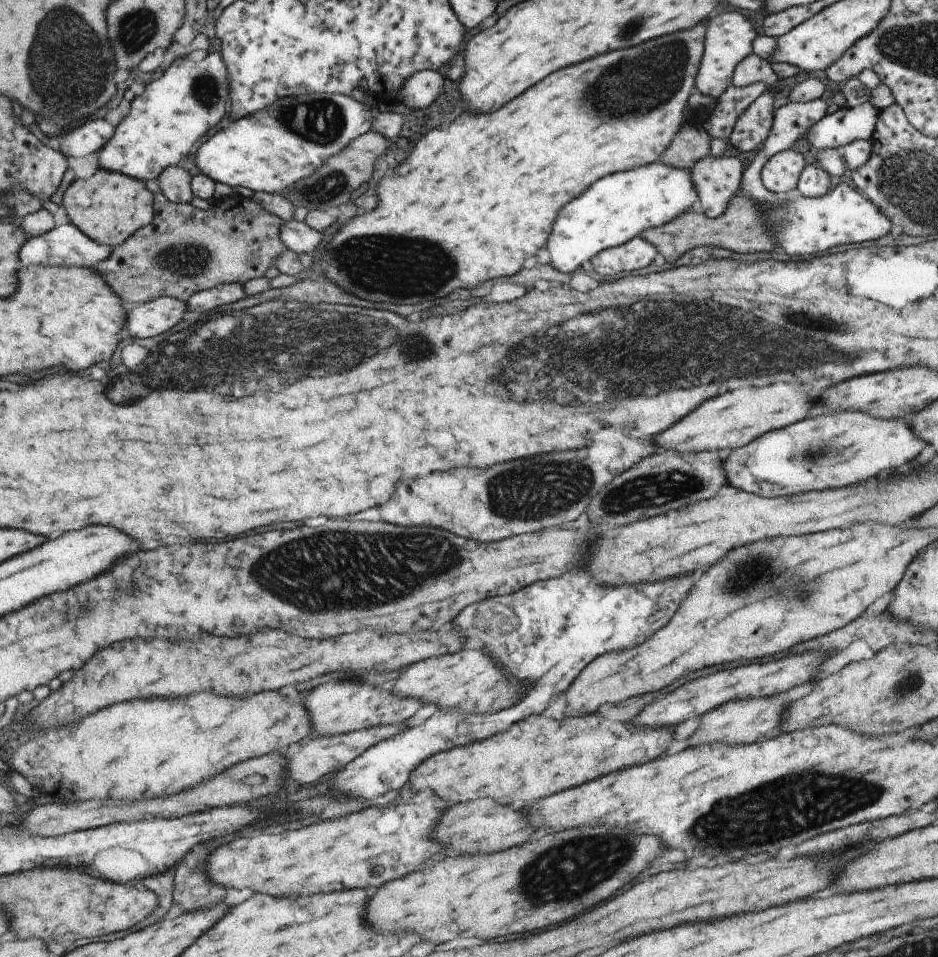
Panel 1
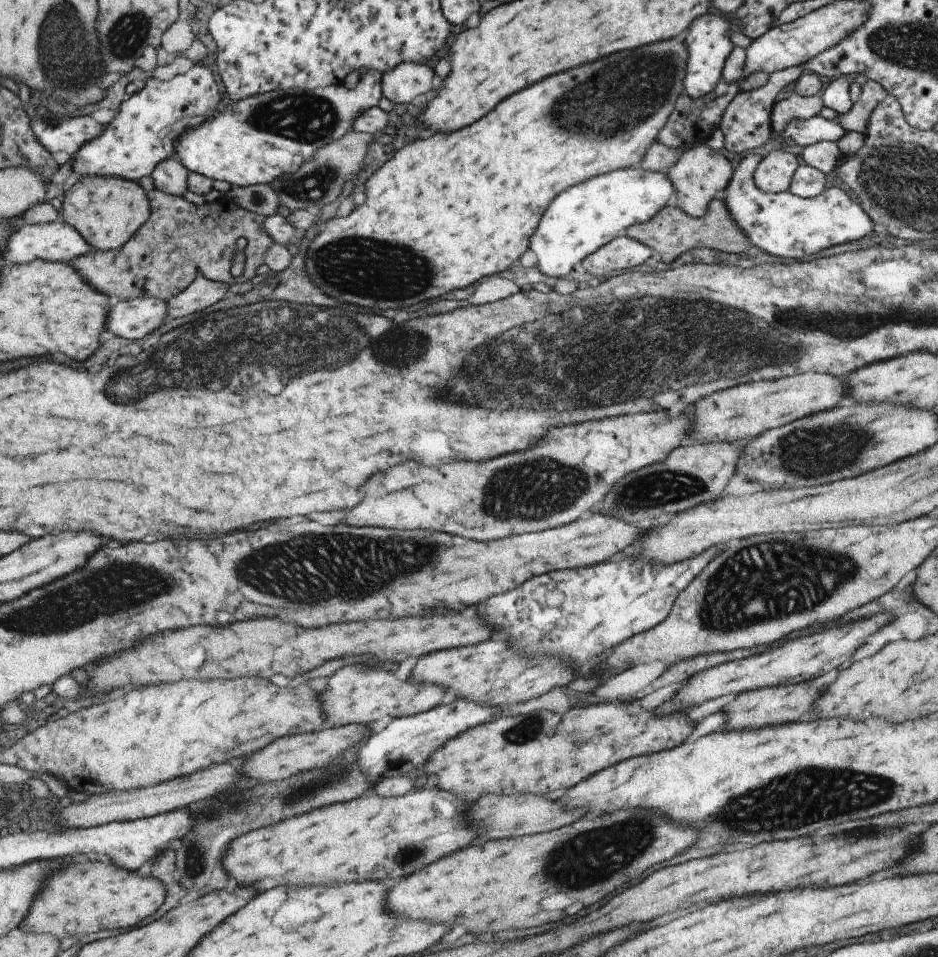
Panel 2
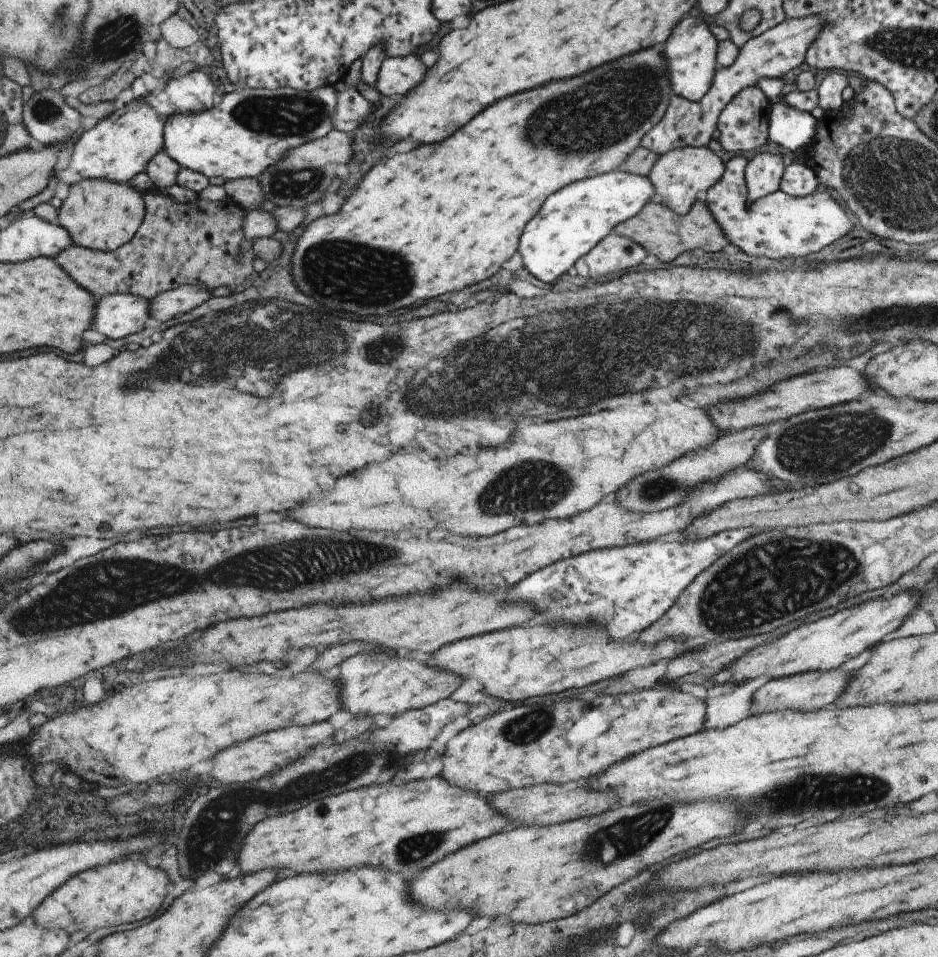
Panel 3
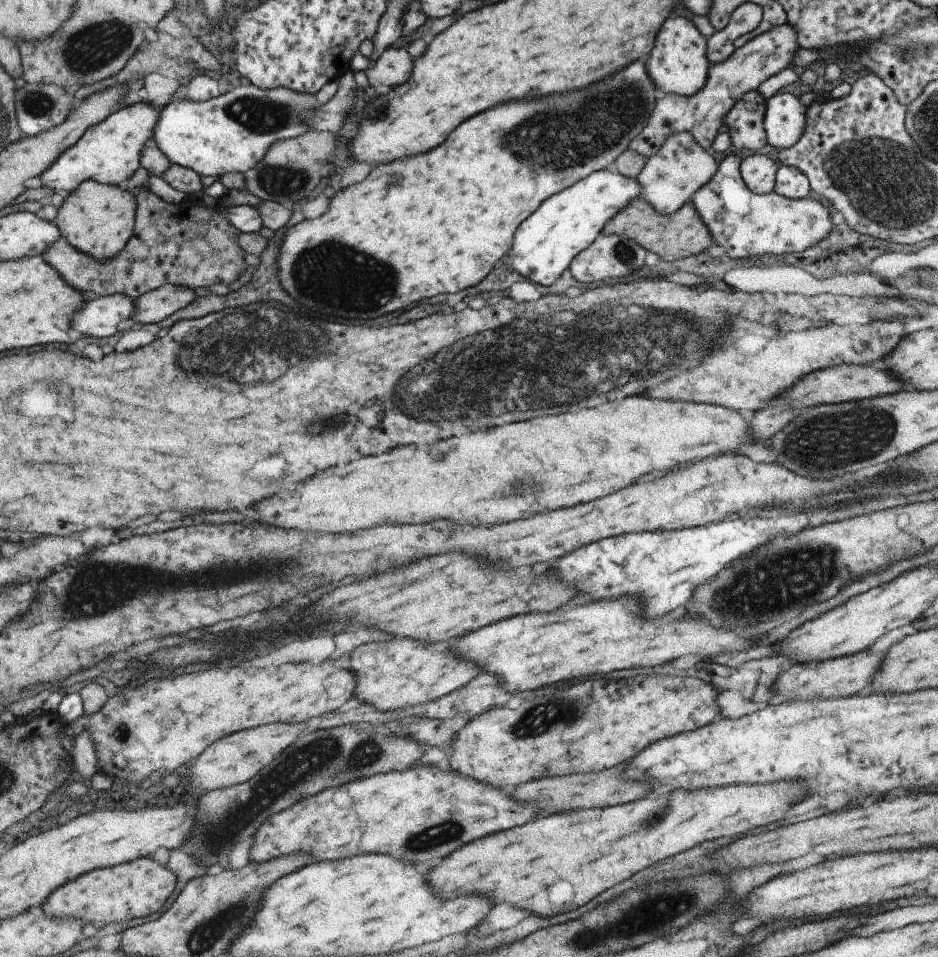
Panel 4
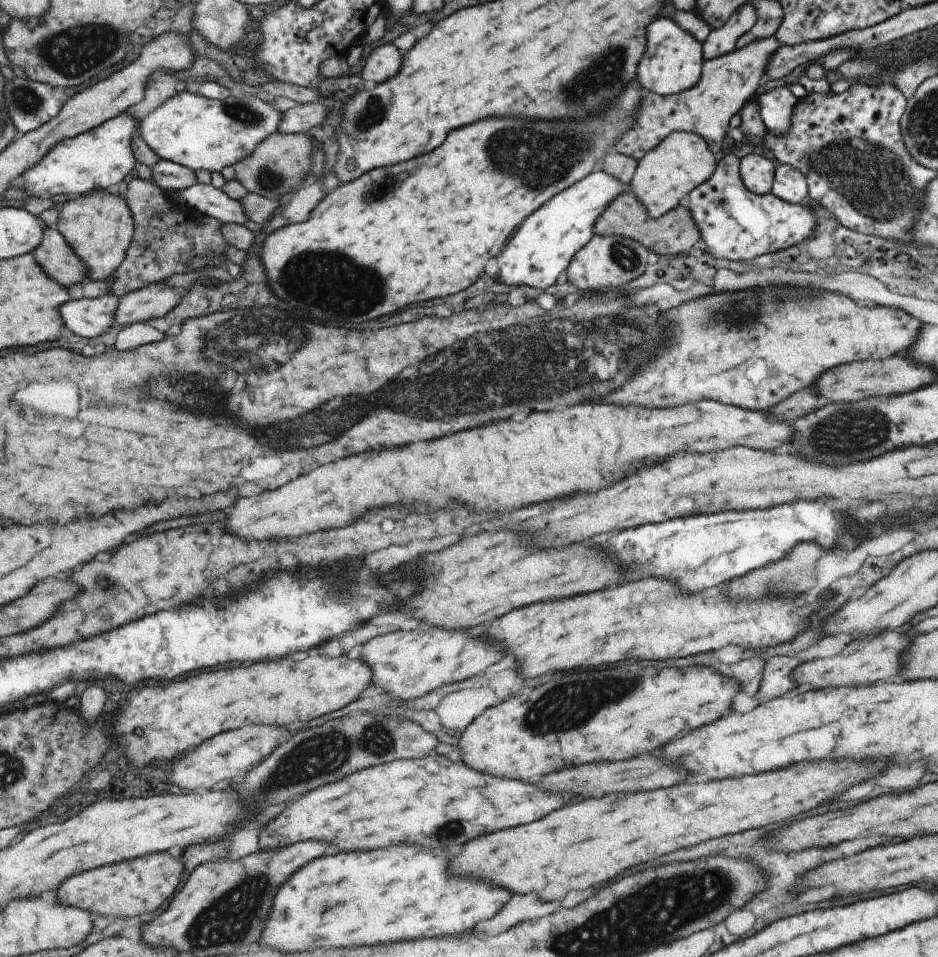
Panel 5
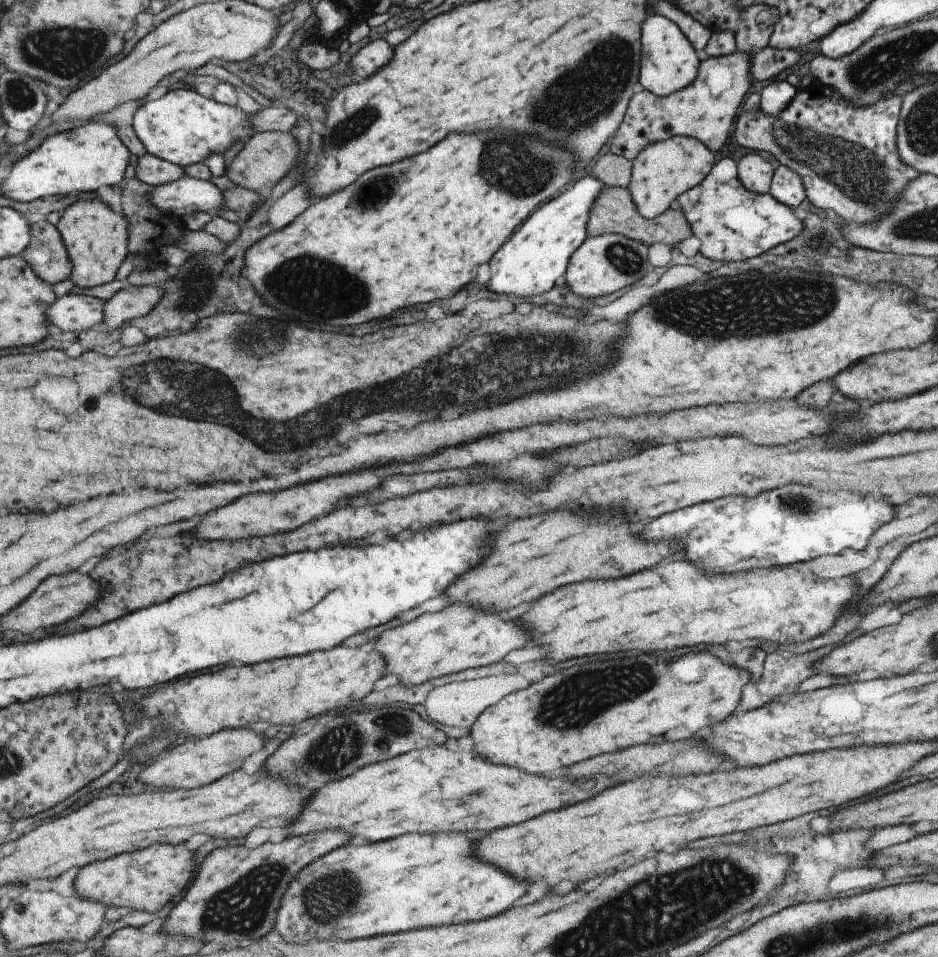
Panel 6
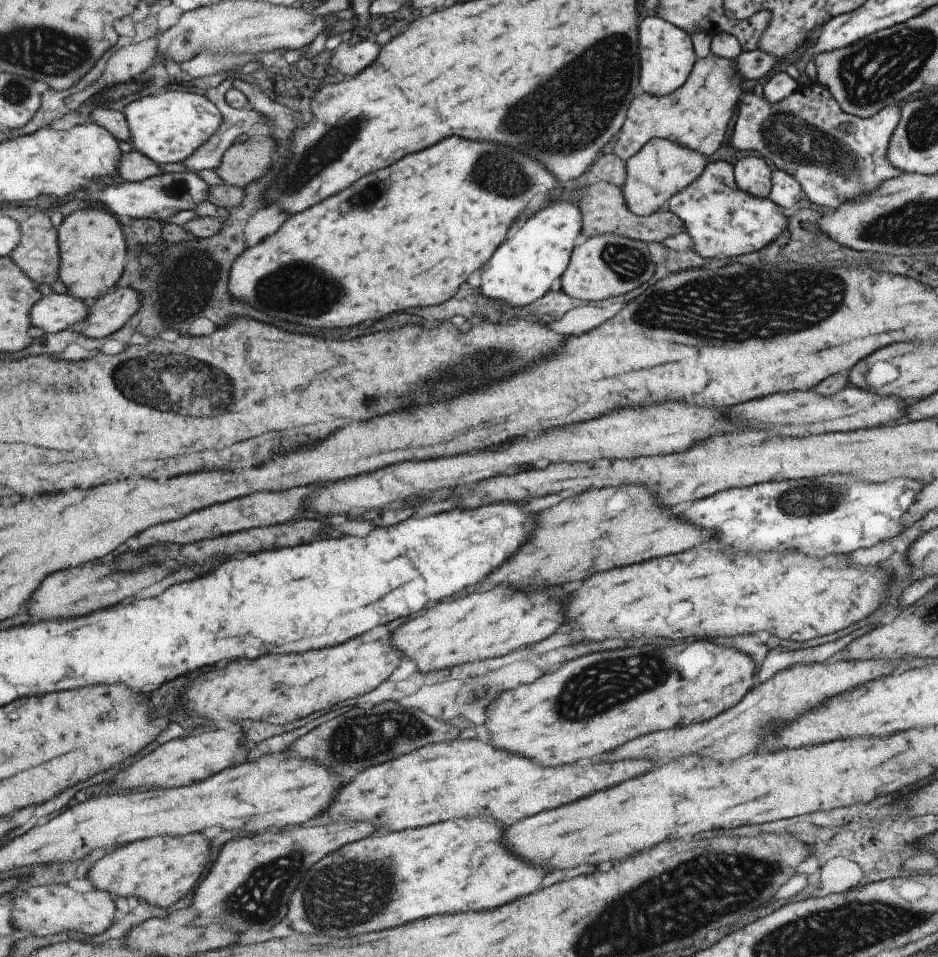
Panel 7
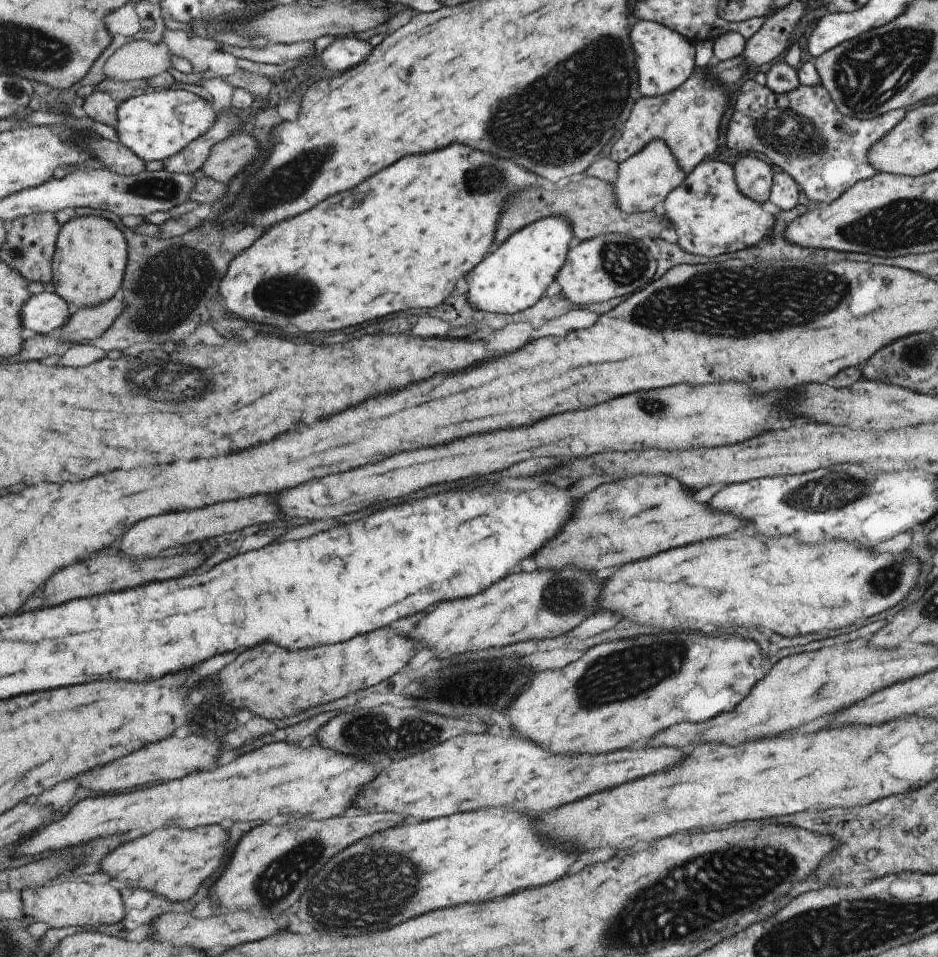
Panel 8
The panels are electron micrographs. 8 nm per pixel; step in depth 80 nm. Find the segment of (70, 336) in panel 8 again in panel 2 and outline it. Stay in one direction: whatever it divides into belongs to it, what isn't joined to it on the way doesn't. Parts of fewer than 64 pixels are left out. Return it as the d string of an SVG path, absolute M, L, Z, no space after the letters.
M203 277L195 280L178 295L166 300L168 302L168 320L179 316L187 316L206 309L229 296L229 285L219 281L209 281Z

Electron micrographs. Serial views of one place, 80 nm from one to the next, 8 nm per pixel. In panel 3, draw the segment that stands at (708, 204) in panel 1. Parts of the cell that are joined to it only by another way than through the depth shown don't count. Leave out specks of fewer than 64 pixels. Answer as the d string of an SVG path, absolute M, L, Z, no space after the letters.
M707 146L683 147L659 155L646 177L654 186L655 200L675 214L686 215L691 205L722 177L723 171L723 162Z

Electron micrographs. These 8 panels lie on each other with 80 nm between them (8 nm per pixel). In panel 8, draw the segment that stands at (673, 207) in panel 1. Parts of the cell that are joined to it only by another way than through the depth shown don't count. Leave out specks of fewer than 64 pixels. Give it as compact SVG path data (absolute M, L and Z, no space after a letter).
M557 215L540 218L517 230L467 274L471 280L465 293L468 301L476 309L503 314L518 313L535 304L563 266L571 237L570 222Z

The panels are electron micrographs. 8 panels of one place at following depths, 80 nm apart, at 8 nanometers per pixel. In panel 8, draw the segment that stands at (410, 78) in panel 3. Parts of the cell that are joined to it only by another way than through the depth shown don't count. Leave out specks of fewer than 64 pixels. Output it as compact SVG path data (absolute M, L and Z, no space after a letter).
M343 37L331 42L317 58L319 64L325 66L327 70L343 72L363 62L367 54L371 54L371 46L367 42L361 42L355 37Z

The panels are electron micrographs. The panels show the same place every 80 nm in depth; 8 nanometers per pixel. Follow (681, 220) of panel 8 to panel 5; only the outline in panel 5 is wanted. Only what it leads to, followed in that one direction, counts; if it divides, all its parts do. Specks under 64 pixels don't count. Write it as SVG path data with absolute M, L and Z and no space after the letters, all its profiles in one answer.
M733 154L725 155L716 163L711 176L691 190L682 202L698 226L705 252L718 259L747 260L809 238L817 226L811 207L785 202L771 192L756 195L747 190L740 179L739 161Z

